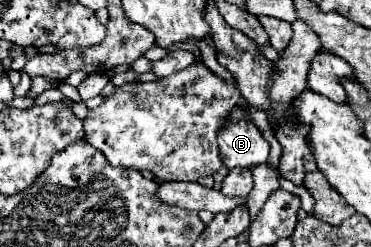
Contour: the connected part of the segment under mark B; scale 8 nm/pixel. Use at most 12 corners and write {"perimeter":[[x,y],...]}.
{"perimeter":[[234,108],[220,126],[218,146],[230,170],[264,164],[262,132]]}

